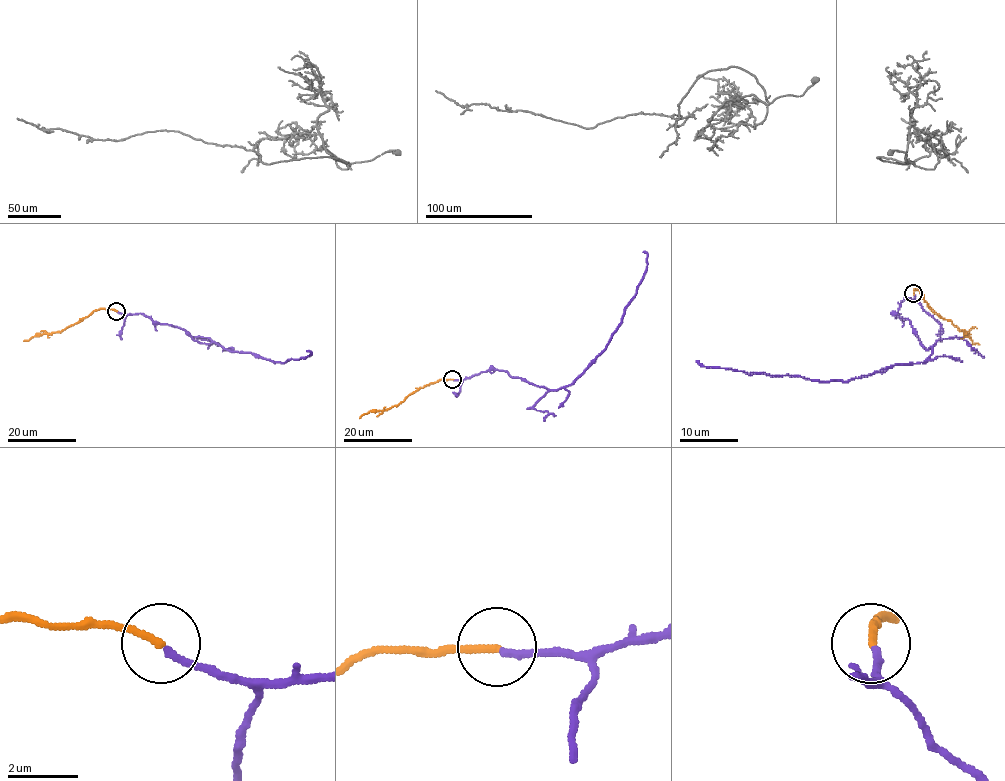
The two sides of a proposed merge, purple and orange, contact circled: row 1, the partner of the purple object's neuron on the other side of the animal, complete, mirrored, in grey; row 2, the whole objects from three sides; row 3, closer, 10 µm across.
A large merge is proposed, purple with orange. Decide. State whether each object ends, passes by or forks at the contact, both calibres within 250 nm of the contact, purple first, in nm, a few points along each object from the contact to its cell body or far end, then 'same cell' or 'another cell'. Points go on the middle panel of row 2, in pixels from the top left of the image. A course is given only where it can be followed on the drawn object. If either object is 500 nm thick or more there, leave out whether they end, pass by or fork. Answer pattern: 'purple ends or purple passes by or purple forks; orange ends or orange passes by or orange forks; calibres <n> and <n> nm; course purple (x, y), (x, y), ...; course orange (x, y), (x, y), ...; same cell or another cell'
purple ends; orange ends; calibres 200 and 200 nm; course purple (453, 379), (495, 369), (550, 390), (569, 385), (606, 347), (620, 322), (647, 267), (647, 254), (643, 252); course orange (452, 379), (431, 383), (397, 405), (384, 410), (371, 410), (359, 418); same cell

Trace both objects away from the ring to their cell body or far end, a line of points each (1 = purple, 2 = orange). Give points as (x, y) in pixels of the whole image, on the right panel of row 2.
1: (914, 295), (896, 314), (931, 347), (924, 362), (817, 381), (697, 360)
2: (914, 293), (914, 290), (920, 292), (937, 315), (949, 319), (966, 333), (972, 343), (979, 344)

